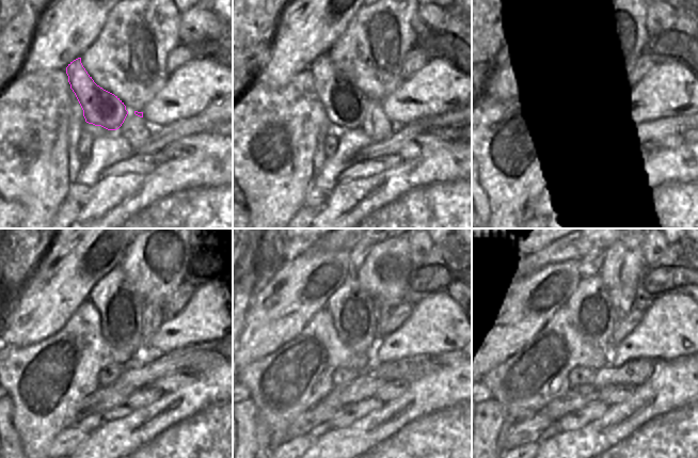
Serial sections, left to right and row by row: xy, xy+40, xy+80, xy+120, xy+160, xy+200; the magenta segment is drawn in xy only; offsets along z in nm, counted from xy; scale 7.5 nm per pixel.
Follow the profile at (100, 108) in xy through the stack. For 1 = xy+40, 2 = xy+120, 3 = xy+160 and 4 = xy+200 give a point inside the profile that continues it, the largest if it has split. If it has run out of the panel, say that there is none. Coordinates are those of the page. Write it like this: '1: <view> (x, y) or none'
1: xy+40 (346, 107)
2: xy+120 (120, 308)
3: xy+160 (352, 309)
4: xy+200 (590, 308)

